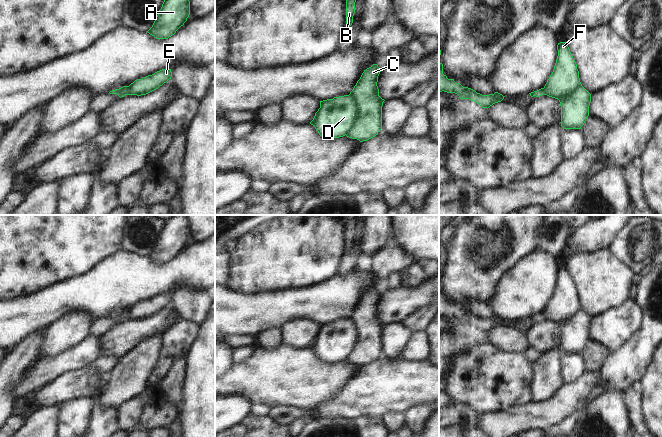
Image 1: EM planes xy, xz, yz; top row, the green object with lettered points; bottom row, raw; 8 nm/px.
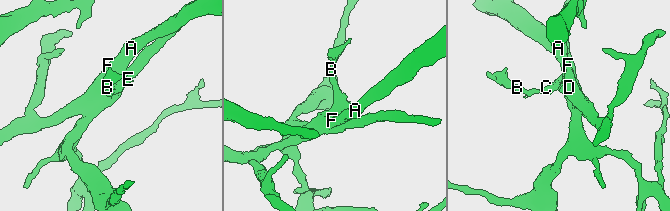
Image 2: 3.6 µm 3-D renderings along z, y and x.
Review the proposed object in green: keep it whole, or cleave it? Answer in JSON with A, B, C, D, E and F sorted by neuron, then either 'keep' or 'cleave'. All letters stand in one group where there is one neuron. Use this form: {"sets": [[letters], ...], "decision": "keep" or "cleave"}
{"sets": [["A", "D", "F"], ["B", "C", "E"]], "decision": "cleave"}

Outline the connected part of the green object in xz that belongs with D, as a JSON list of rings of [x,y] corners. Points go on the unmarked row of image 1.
[[[344,319],[320,325],[320,332],[310,346],[319,359],[326,362],[339,362],[355,348],[358,332],[354,321]]]

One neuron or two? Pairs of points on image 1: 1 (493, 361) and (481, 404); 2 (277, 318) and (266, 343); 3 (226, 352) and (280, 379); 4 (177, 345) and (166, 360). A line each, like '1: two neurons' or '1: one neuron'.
1: one neuron
2: two neurons
3: two neurons
4: one neuron

